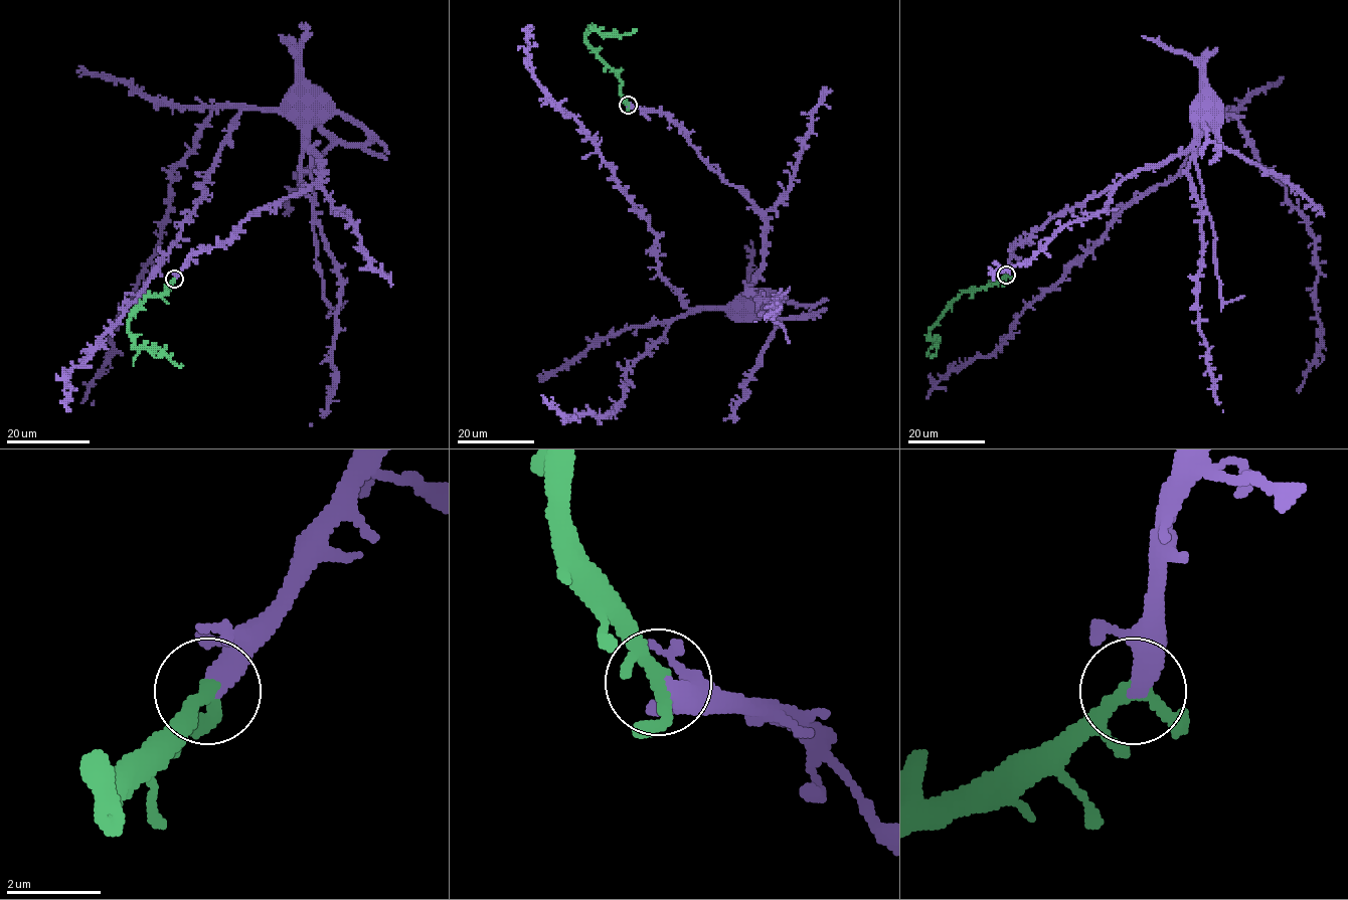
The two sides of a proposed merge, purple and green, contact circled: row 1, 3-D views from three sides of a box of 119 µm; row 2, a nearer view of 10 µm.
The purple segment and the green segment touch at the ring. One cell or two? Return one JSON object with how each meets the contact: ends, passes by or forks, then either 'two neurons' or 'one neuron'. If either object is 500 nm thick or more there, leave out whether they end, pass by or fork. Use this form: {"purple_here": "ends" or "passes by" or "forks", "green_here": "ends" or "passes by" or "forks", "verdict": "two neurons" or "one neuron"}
{"purple_here": "ends", "green_here": "passes by", "verdict": "one neuron"}

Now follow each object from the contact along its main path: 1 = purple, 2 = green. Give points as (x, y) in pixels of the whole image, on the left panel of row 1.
1: (174, 279), (191, 255), (228, 241), (259, 210), (320, 179), (320, 160), (307, 146), (306, 87), (304, 95)
2: (174, 279), (163, 293), (149, 296), (138, 307), (127, 325), (127, 332), (137, 346), (164, 352), (182, 366)

